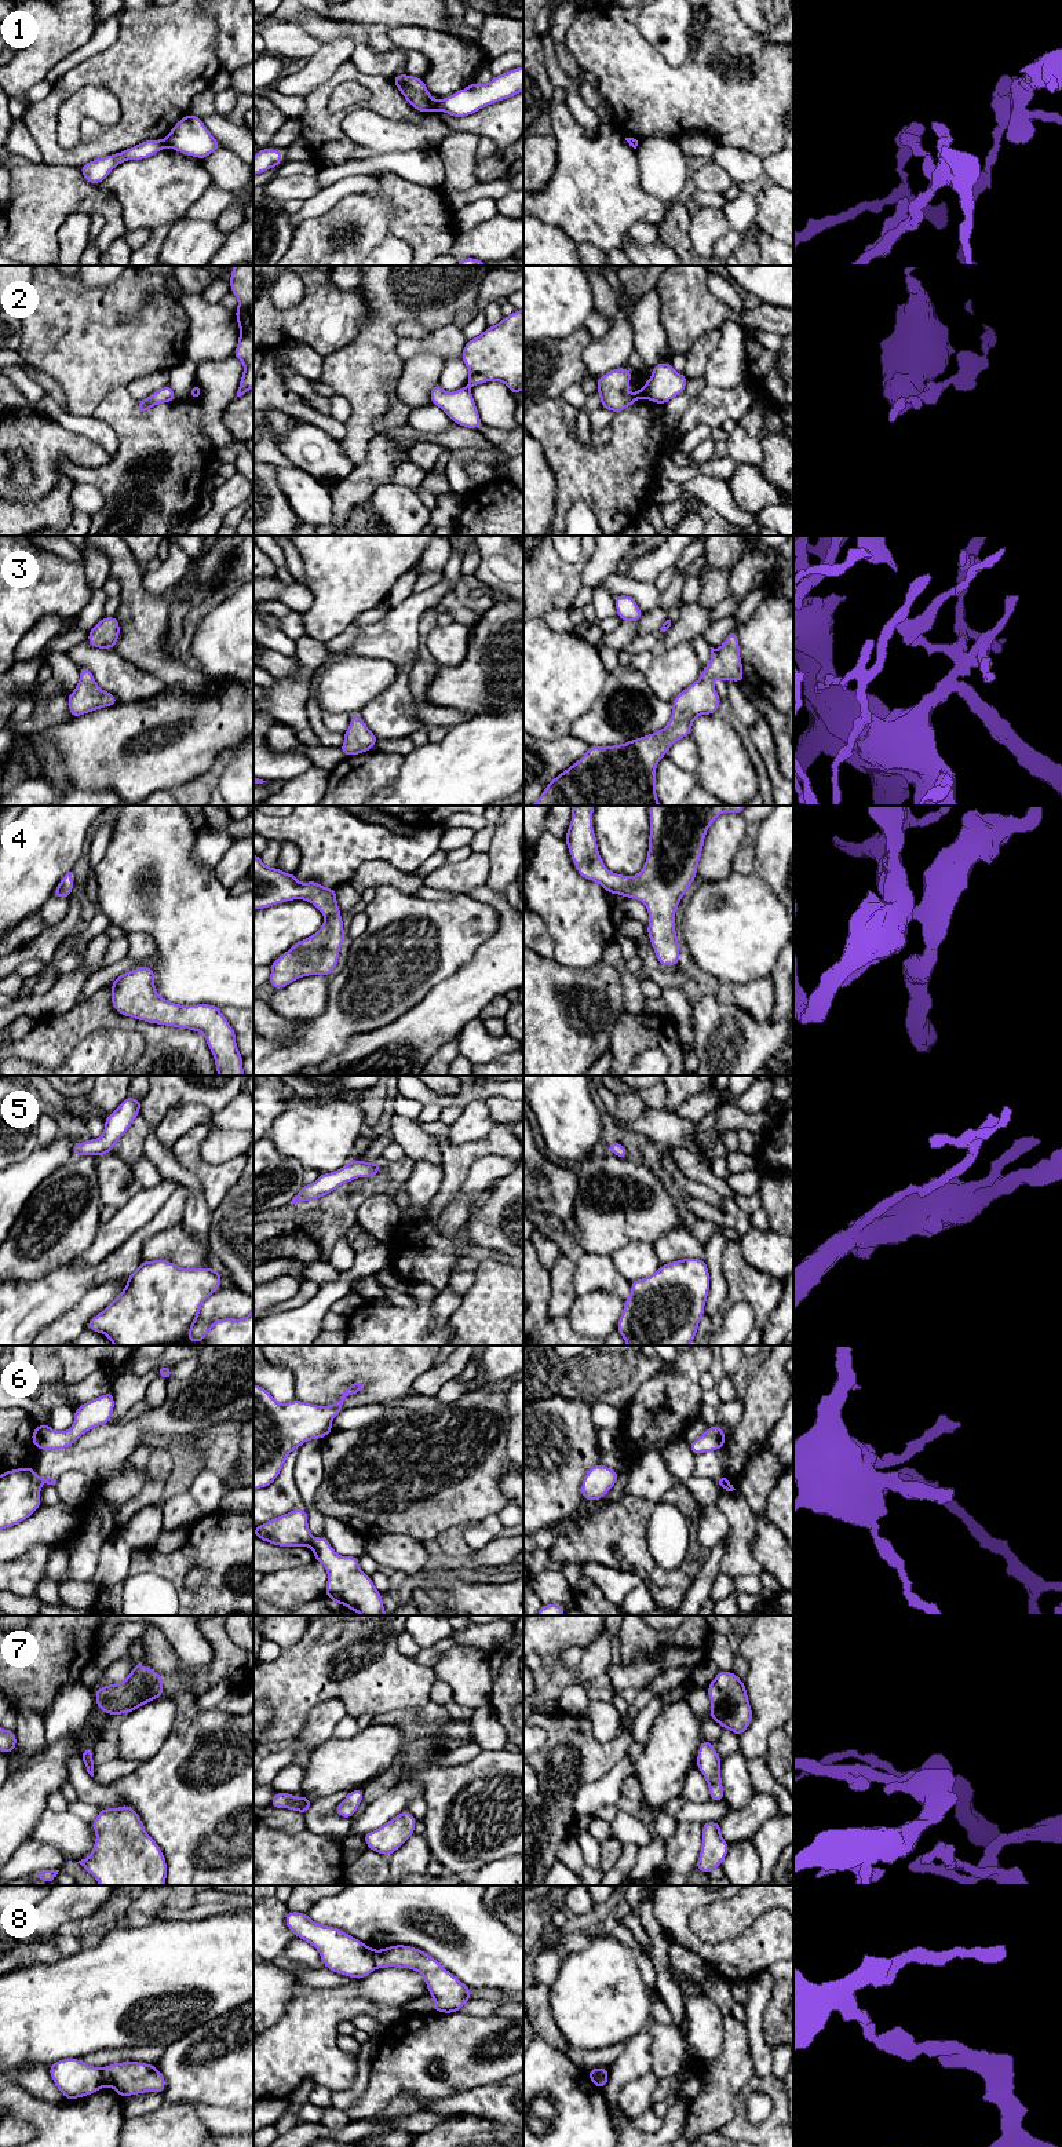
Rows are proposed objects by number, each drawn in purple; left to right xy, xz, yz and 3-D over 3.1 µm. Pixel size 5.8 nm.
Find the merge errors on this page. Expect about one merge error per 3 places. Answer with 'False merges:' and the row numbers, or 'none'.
False merges: 1, 2, 6, 8

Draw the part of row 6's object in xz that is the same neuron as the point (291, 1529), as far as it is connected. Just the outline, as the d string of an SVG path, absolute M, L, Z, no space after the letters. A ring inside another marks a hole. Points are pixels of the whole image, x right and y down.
M296 1508L255 1527L253 1534L277 1547L310 1547L313 1536L307 1509Z

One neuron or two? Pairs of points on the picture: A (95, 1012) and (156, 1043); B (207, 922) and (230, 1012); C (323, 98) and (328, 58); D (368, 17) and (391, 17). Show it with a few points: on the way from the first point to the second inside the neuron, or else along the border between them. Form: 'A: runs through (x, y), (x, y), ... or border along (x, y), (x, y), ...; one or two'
A: runs through (110, 1018), (142, 1028); one
B: border along (238, 1007), (223, 1006), (221, 1008); two
C: border along (349, 59), (305, 98); two
D: runs through (373, 17), (386, 17); one

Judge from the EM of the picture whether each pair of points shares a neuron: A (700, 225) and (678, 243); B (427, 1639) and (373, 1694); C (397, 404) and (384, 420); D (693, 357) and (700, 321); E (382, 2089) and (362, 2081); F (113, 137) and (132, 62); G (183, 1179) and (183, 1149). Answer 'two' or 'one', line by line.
A: two
B: two
C: one
D: two
E: two
F: one
G: two

